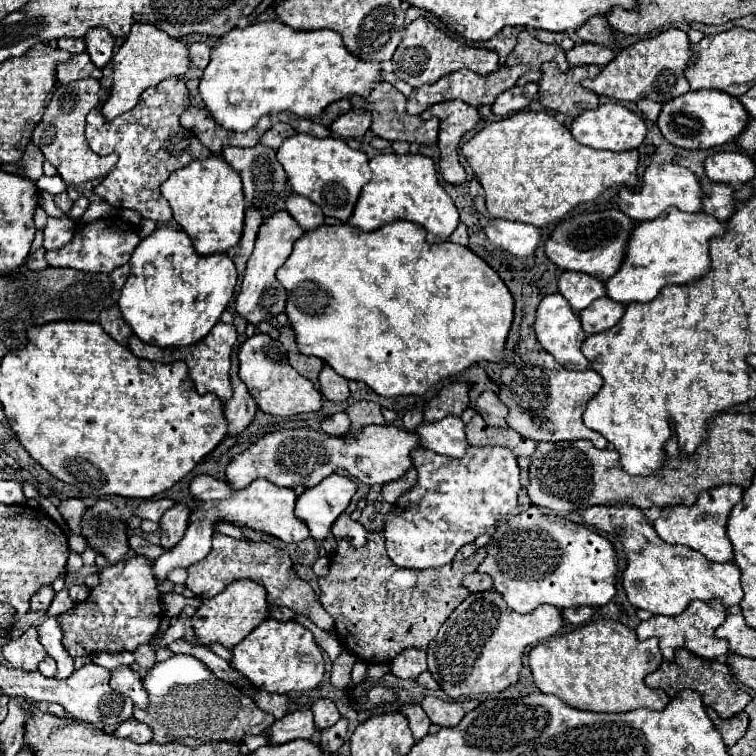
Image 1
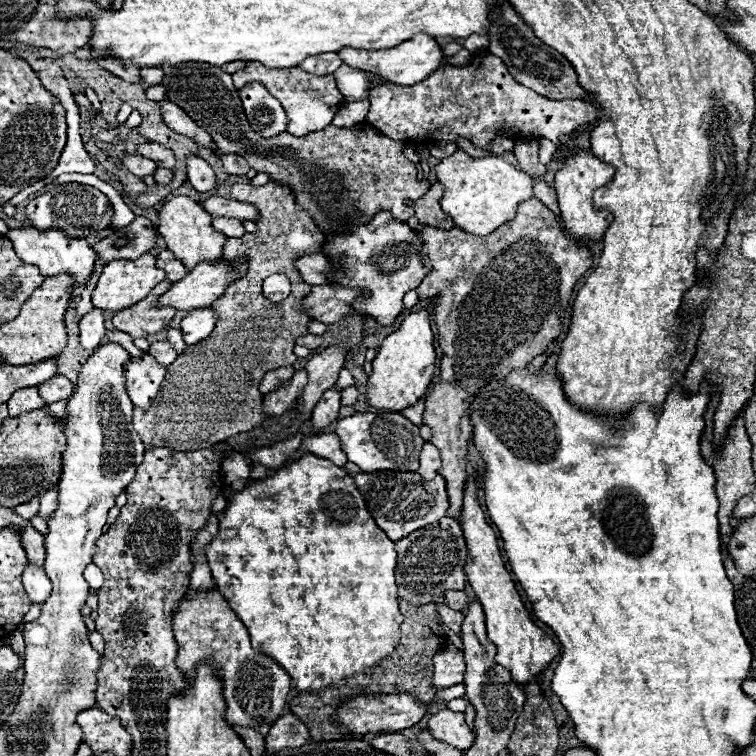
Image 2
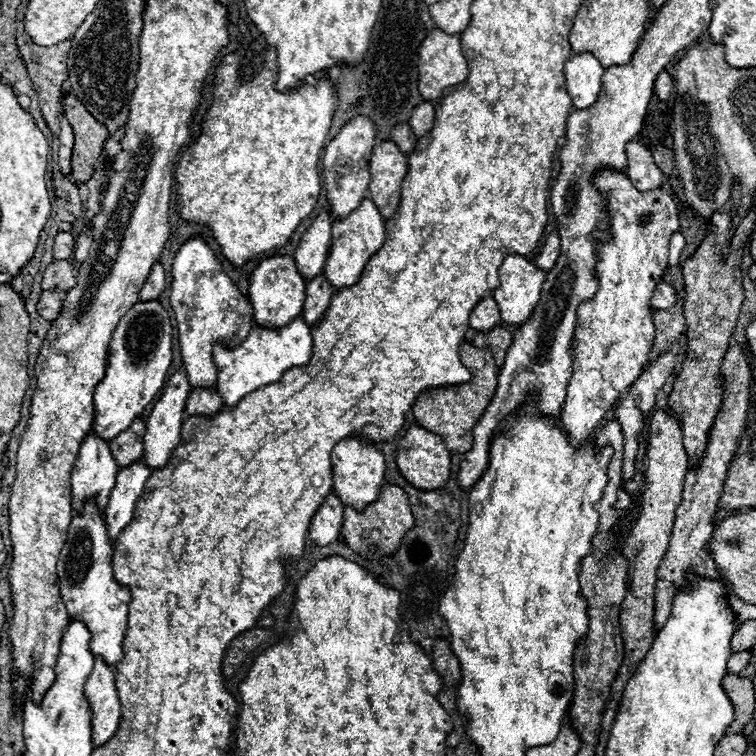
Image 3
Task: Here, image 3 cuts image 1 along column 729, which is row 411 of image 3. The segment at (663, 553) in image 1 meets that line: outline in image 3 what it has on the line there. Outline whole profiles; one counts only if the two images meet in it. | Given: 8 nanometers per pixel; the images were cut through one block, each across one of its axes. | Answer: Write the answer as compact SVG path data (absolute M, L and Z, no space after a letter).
M602 170L594 182L610 194L612 242L598 248L596 272L600 286L596 296L578 308L578 326L574 332L576 358L560 414L572 448L580 448L592 436L604 414L620 400L620 394L628 392L628 386L648 362L654 342L650 298L668 268L670 238L680 228L676 202L670 194L662 190L640 192L628 174L610 170Z

